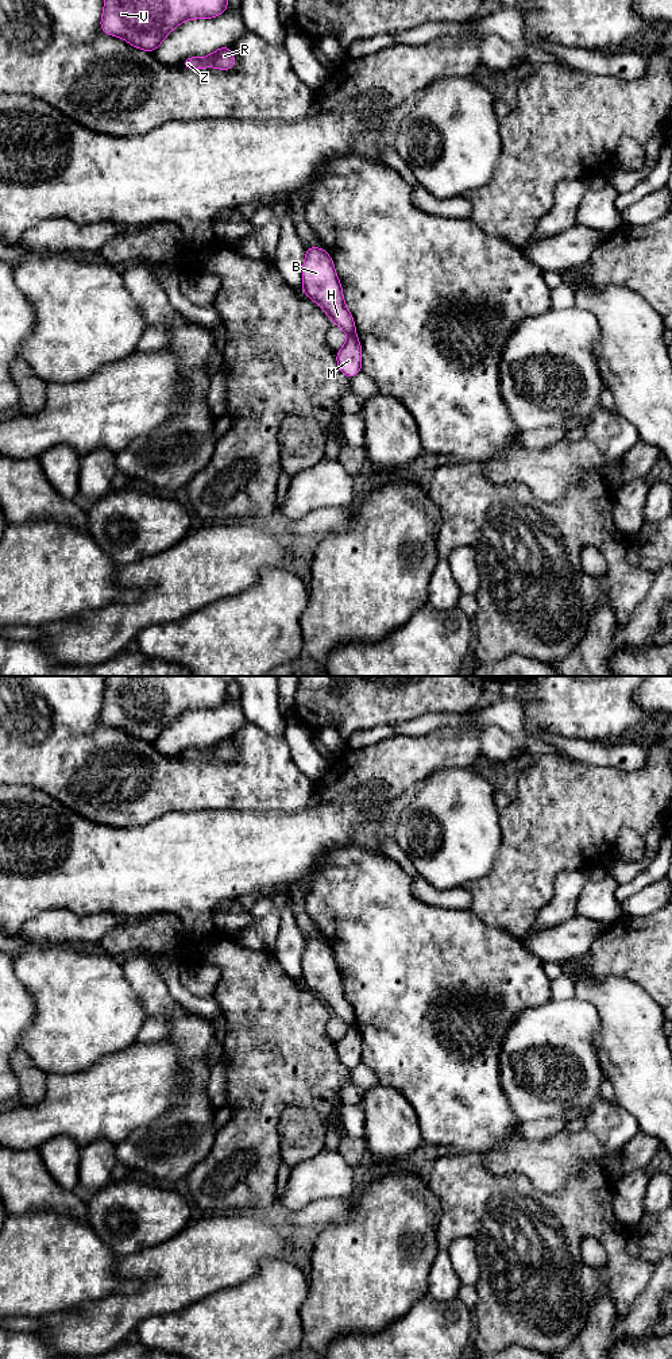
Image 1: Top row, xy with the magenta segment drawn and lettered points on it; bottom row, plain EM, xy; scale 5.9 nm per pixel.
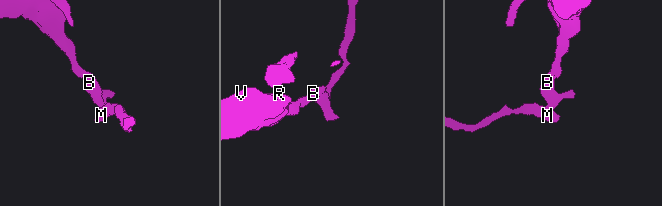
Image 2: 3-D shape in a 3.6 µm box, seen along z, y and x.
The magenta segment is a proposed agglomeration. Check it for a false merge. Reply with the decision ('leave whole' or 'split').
split

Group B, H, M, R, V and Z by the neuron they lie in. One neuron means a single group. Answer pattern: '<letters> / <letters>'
B H R V Z / M

